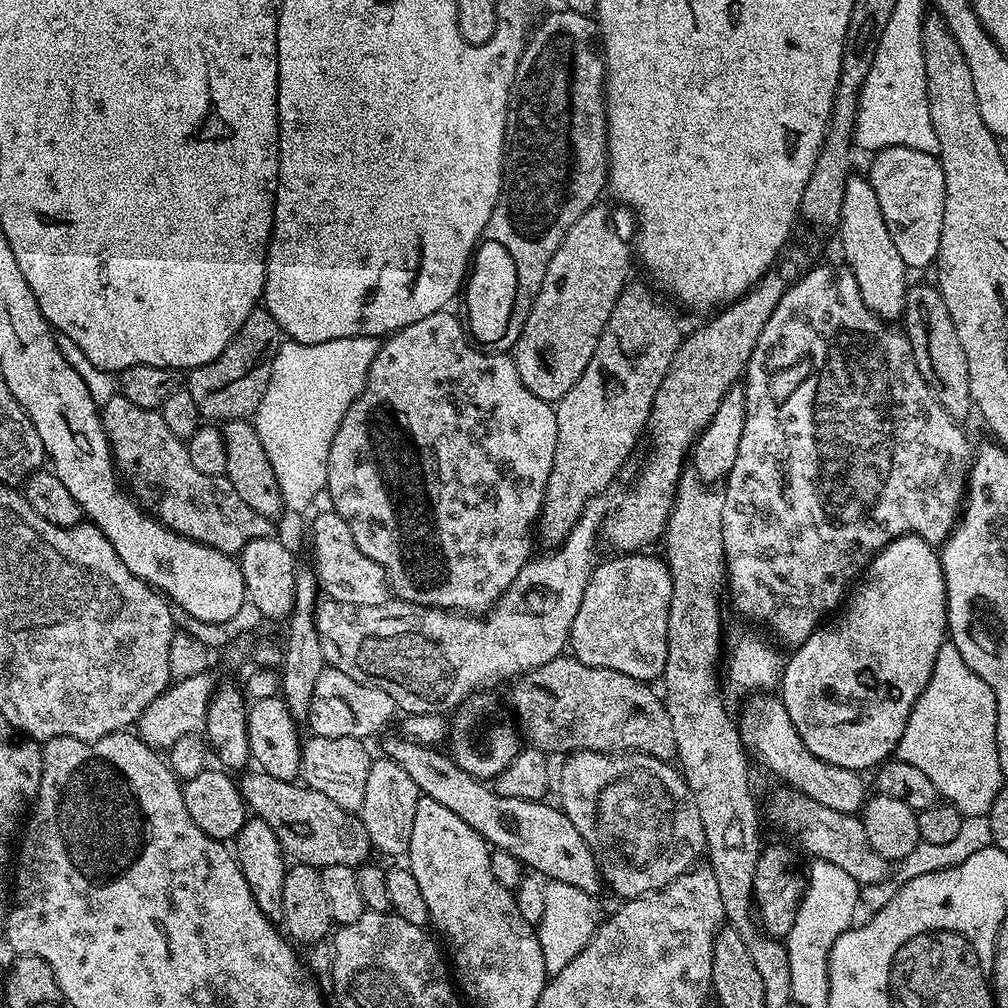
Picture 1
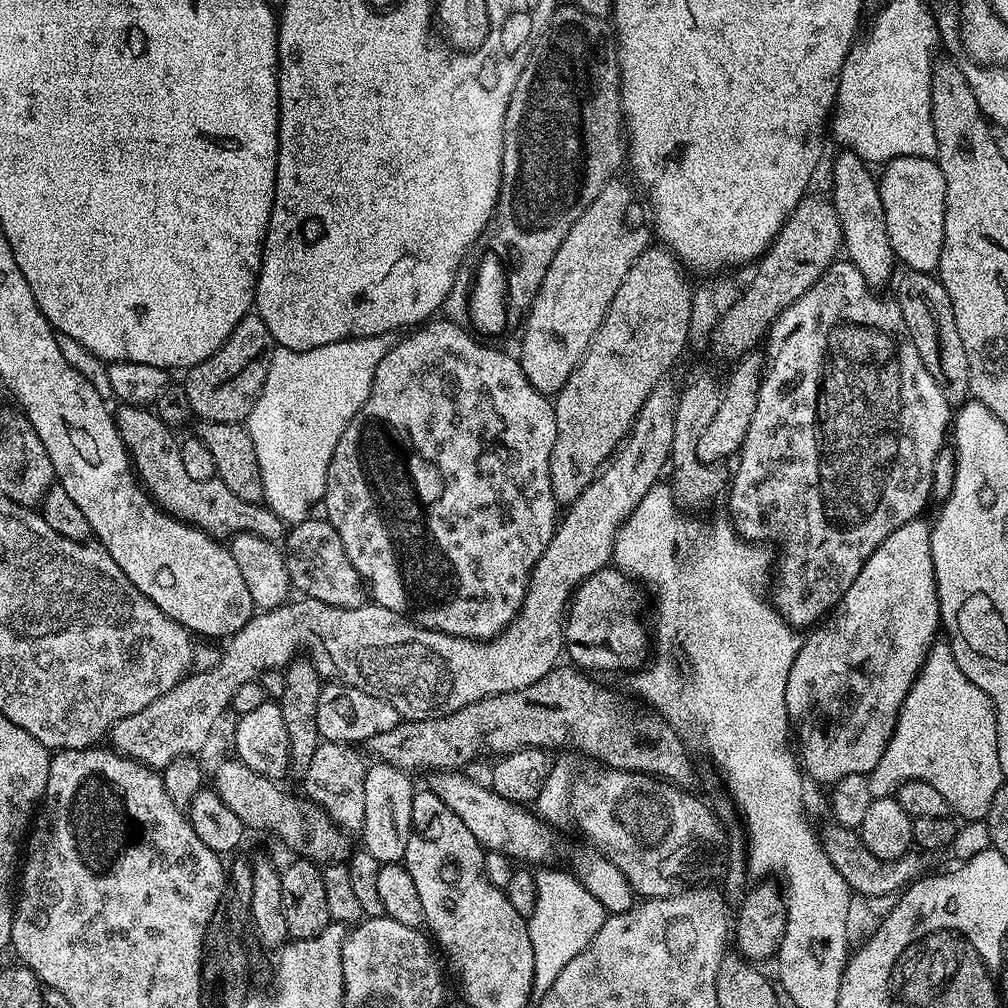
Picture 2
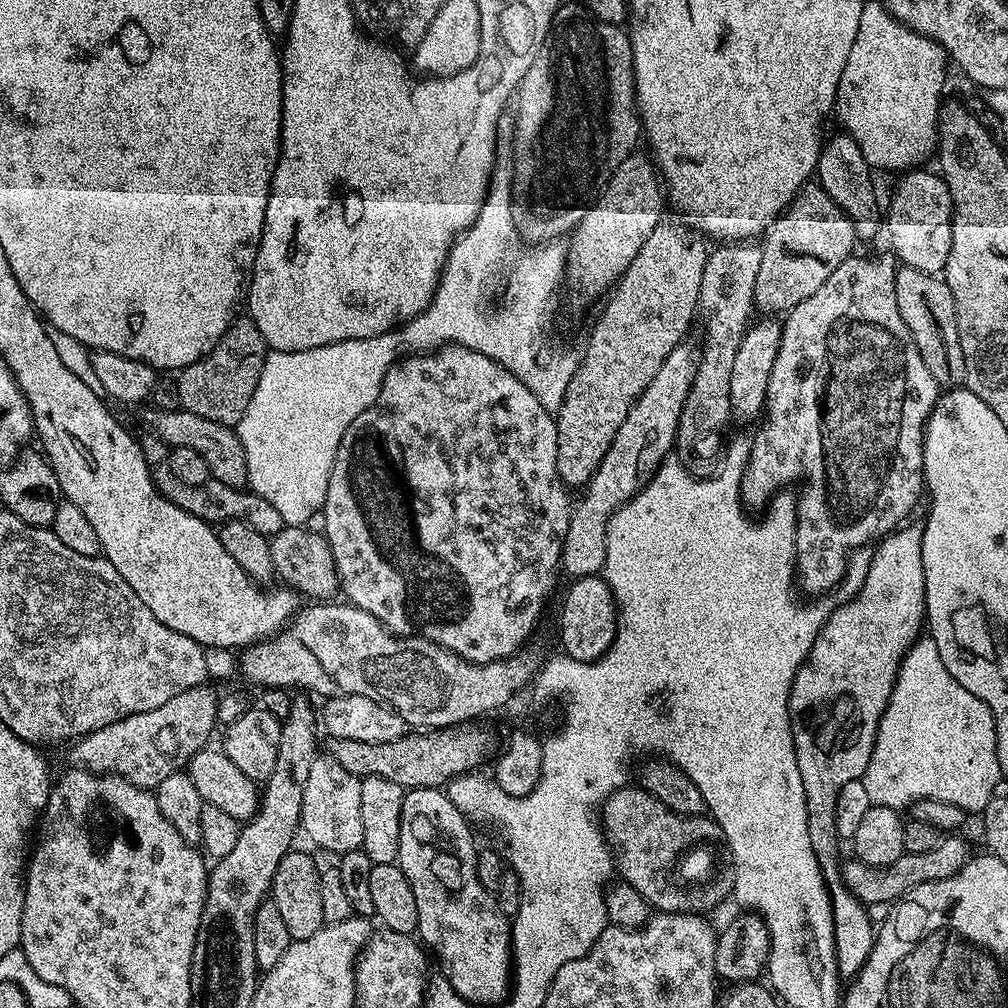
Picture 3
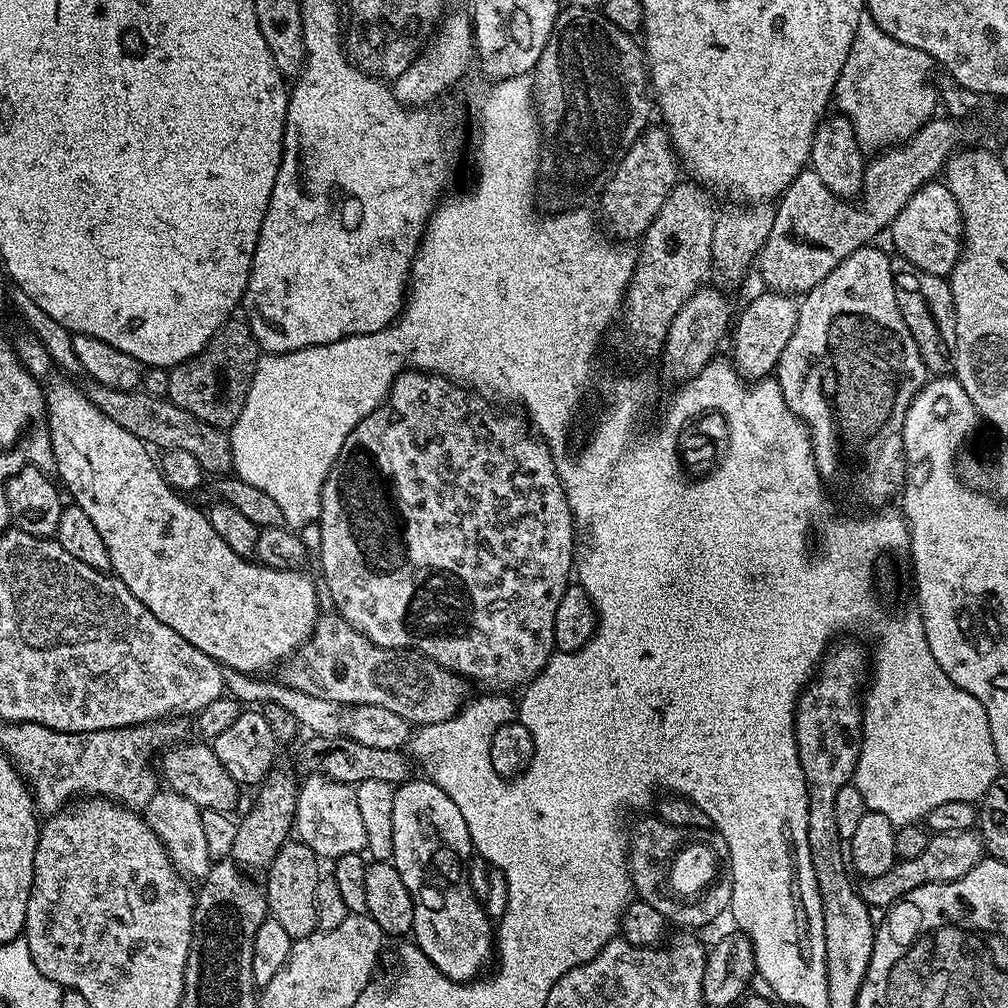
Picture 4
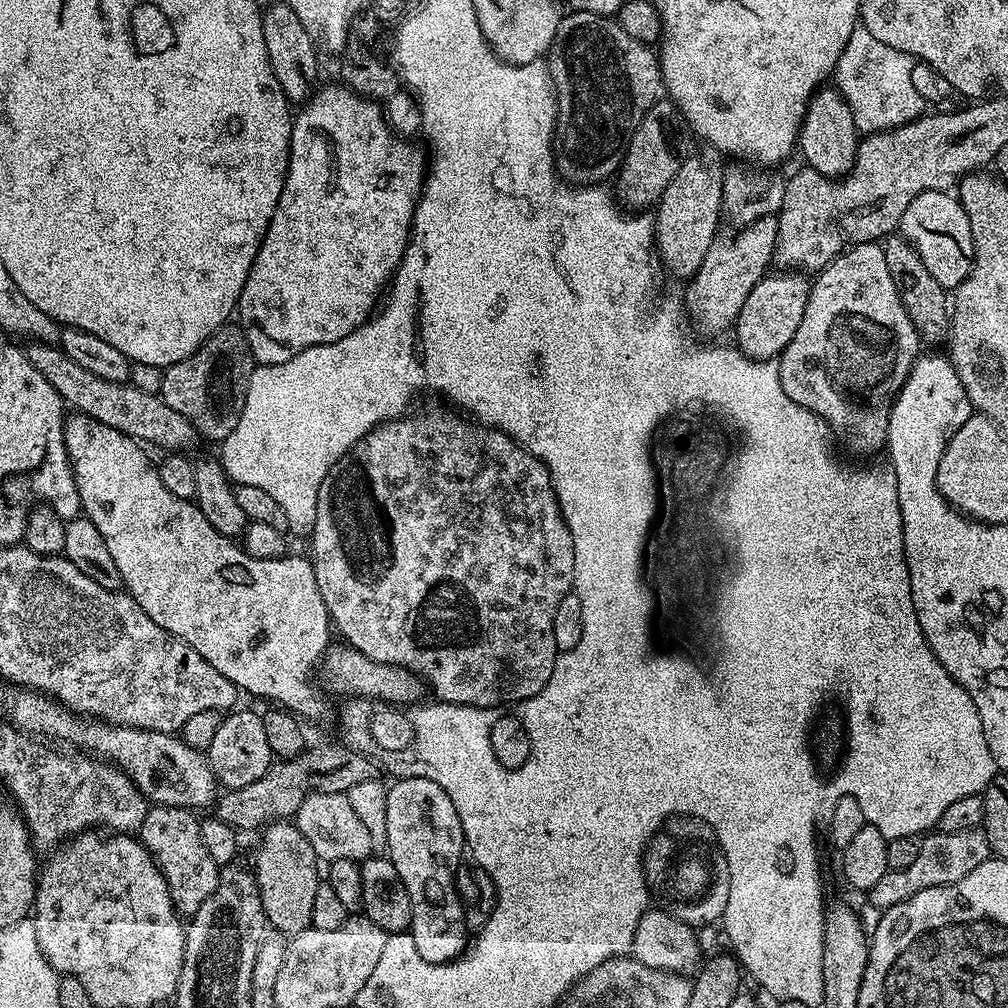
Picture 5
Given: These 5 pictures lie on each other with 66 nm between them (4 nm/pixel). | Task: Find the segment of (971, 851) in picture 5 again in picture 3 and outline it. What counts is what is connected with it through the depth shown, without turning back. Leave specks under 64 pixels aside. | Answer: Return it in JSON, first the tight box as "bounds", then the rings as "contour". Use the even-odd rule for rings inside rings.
{"bounds":[842,834,970,906],"contour":[[[948,834],[941,839],[934,850],[925,850],[923,854],[905,852],[898,862],[890,862],[890,866],[875,868],[855,858],[845,859],[842,864],[844,885],[852,891],[866,906],[872,904],[888,904],[899,901],[914,886],[922,886],[926,882],[938,882],[942,878],[950,878],[962,870],[970,859],[968,844],[960,834]]]}

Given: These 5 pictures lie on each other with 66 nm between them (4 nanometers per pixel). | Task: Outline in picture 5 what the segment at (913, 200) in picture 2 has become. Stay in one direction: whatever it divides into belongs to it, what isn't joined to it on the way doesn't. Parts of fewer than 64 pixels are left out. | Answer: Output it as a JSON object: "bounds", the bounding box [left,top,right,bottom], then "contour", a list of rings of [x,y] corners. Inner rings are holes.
{"bounds":[899,191,974,290],"contour":[[[951,191],[923,192],[906,206],[899,231],[911,242],[922,258],[926,270],[946,289],[954,290],[970,273],[974,264],[974,238],[970,218]]]}

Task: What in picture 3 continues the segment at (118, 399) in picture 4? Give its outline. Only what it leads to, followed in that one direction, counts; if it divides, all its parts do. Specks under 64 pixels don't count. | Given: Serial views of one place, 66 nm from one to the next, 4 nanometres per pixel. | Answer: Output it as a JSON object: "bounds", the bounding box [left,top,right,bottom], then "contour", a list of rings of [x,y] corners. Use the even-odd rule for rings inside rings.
{"bounds":[151,410,248,489],"contour":[[[177,410],[175,412],[153,411],[151,431],[168,445],[169,449],[190,446],[190,450],[198,450],[202,458],[206,458],[208,475],[213,480],[222,482],[231,488],[243,489],[248,482],[246,470],[246,450],[242,450],[240,435],[235,427],[210,422],[210,418],[198,418],[198,414]]]}

